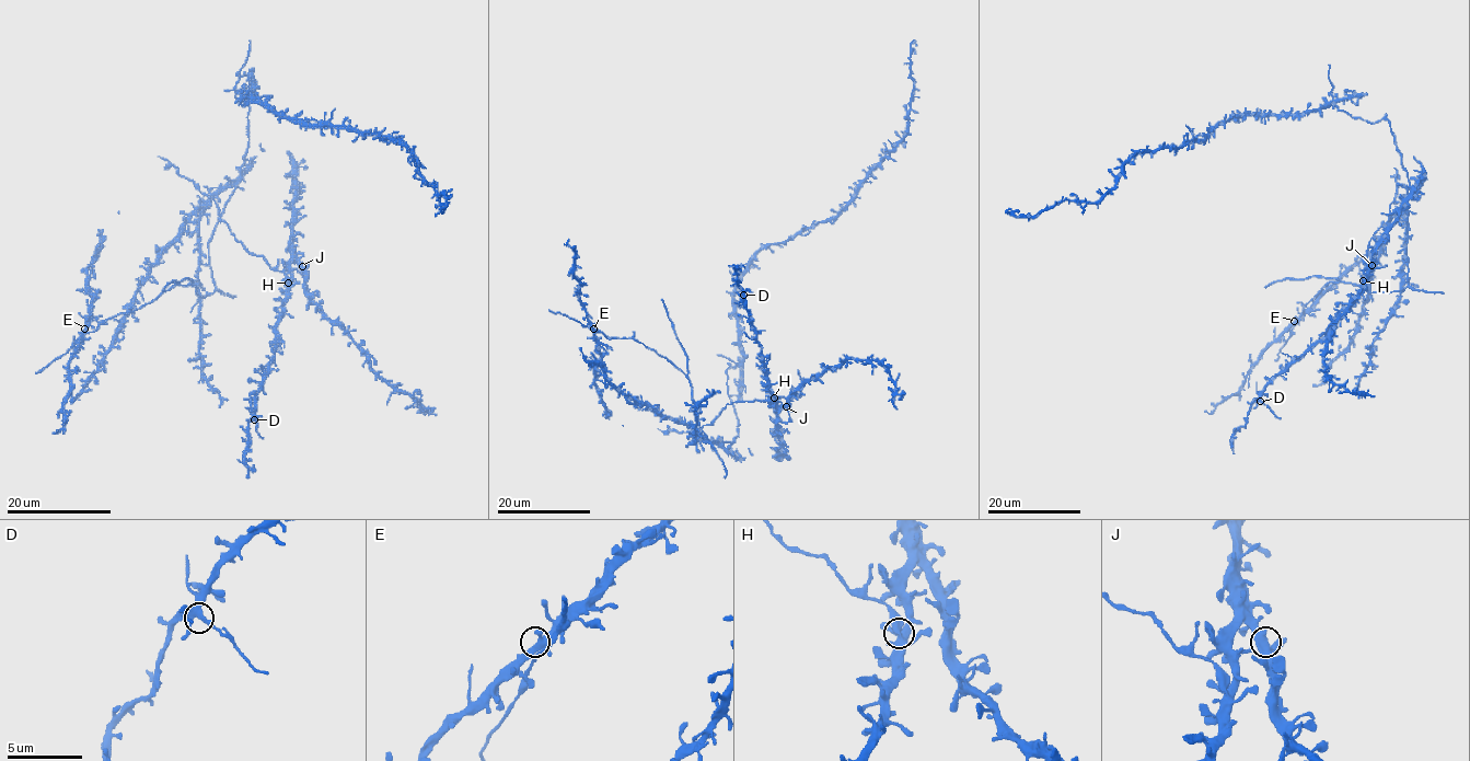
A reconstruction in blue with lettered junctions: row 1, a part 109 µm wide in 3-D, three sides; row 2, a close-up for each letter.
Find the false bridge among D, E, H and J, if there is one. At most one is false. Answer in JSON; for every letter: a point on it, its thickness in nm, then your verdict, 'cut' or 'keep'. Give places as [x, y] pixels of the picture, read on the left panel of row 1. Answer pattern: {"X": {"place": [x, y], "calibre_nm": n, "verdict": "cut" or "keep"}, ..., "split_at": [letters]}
{"D": {"place": [254, 419], "calibre_nm": 400, "verdict": "keep"}, "E": {"place": [84, 329], "calibre_nm": 400, "verdict": "keep"}, "H": {"place": [288, 283], "calibre_nm": 400, "verdict": "cut"}, "J": {"place": [302, 266], "calibre_nm": 400, "verdict": "keep"}, "split_at": ["H"]}

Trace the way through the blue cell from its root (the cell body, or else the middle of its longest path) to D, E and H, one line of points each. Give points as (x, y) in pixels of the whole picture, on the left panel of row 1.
D: (247, 103), (240, 175), (205, 195), (234, 238), (288, 284), (254, 419)
E: (247, 103), (247, 151), (208, 243), (215, 290), (199, 297), (196, 286), (173, 285), (91, 332), (84, 329)
H: (247, 103), (249, 142), (240, 175), (205, 195), (215, 202), (218, 215), (234, 238), (281, 271), (288, 283)

